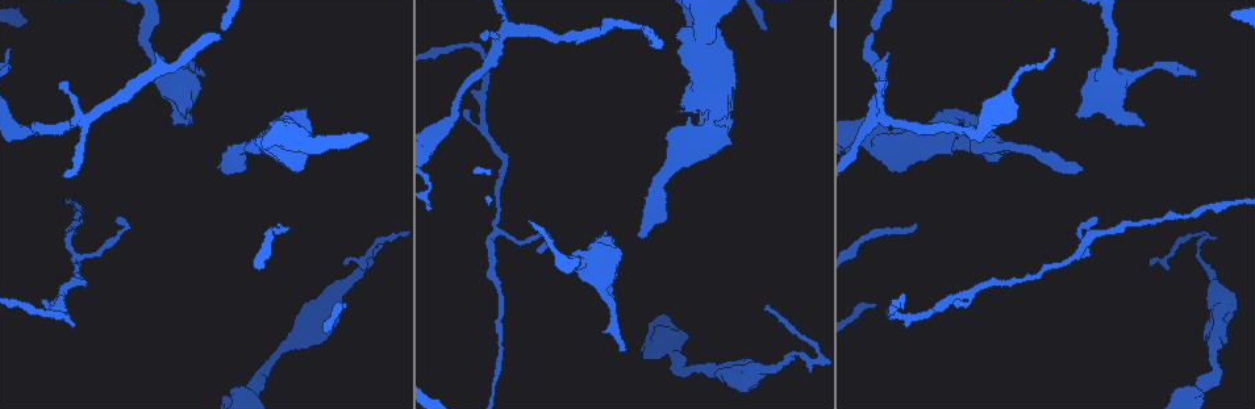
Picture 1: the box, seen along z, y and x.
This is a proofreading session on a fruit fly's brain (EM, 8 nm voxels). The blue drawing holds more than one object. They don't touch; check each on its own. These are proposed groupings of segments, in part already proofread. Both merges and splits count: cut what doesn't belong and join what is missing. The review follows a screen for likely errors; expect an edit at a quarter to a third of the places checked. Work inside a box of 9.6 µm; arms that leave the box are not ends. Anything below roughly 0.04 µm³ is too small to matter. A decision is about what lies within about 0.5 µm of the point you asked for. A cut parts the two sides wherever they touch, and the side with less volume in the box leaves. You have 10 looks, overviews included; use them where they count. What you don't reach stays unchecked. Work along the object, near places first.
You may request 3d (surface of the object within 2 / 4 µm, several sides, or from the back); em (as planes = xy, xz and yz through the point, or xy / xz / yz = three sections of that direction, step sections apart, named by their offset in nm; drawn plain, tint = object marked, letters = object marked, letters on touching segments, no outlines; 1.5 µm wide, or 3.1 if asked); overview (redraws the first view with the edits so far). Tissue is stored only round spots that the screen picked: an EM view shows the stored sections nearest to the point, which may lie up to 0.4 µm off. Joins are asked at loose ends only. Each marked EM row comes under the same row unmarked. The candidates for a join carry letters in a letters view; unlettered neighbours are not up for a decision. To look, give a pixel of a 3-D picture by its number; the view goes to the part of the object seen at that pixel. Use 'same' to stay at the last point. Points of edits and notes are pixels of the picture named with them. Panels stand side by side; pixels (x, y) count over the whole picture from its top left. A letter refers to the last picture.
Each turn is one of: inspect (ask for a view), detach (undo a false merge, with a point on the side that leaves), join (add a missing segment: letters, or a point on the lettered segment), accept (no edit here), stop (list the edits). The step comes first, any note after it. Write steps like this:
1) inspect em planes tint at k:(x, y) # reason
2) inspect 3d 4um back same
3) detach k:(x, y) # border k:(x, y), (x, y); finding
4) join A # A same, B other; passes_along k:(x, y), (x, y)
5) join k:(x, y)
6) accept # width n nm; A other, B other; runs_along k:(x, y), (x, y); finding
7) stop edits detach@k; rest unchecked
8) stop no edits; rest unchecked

inspect em planes letters at 1:(255, 138) # free end

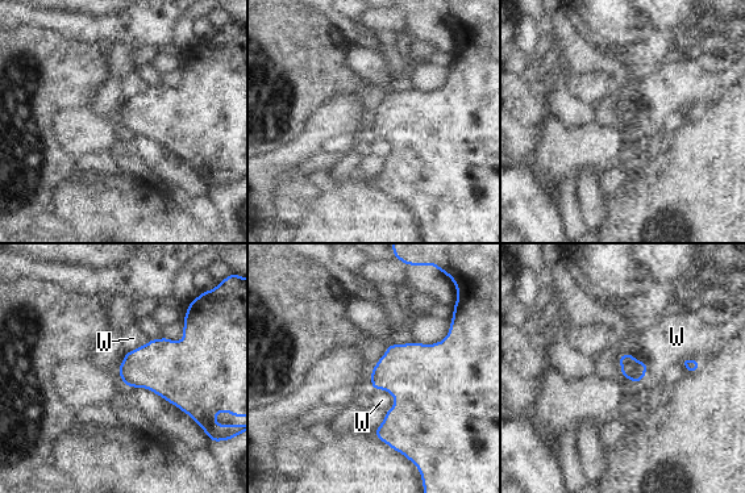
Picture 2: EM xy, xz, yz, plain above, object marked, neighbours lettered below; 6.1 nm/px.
accept # W other; border 2:(371, 388), (387, 391), (395, 404); no lettered segment goes on from it

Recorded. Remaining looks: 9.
inspect em planes letters at 1:(61, 82) # an open end

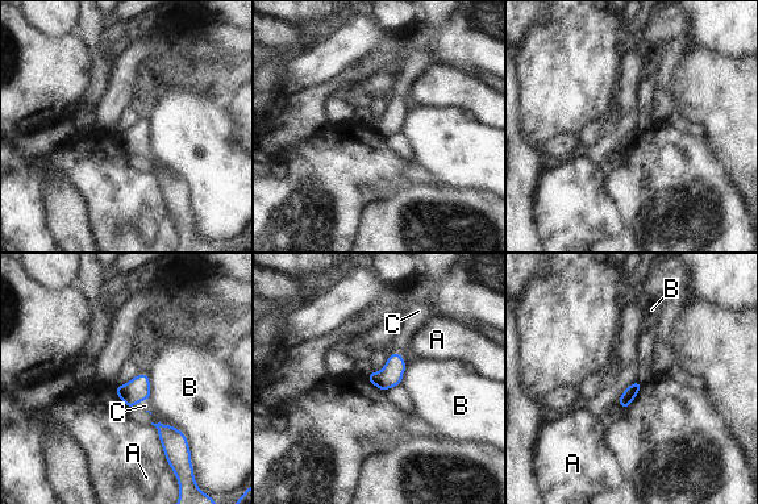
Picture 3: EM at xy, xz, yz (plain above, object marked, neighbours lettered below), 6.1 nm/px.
join C # A other, B other, C same; passes_along 3:(137, 388), (140, 400), (145, 405); the neuron continues

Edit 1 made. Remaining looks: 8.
inspect em planes letters at 1:(640, 27) # branch stops here

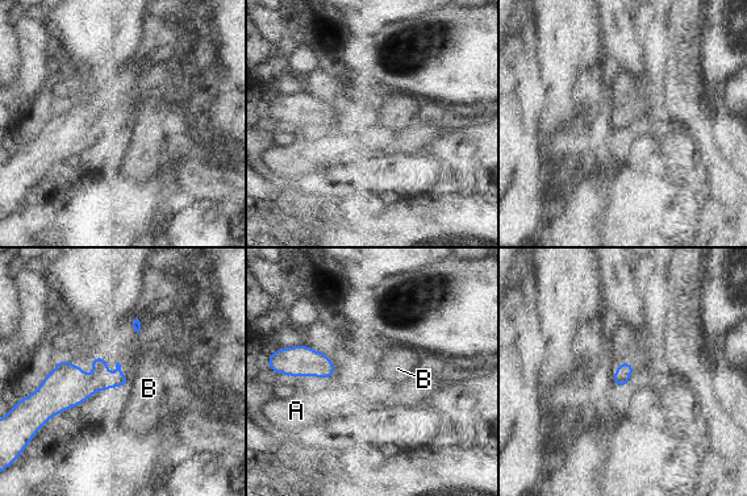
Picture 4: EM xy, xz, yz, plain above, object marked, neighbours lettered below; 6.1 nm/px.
accept # A other, B other; border 4:(129, 379), (126, 383); none of them fits

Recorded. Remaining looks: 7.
inspect em planes letters at 1:(1083, 170) # branch stops here

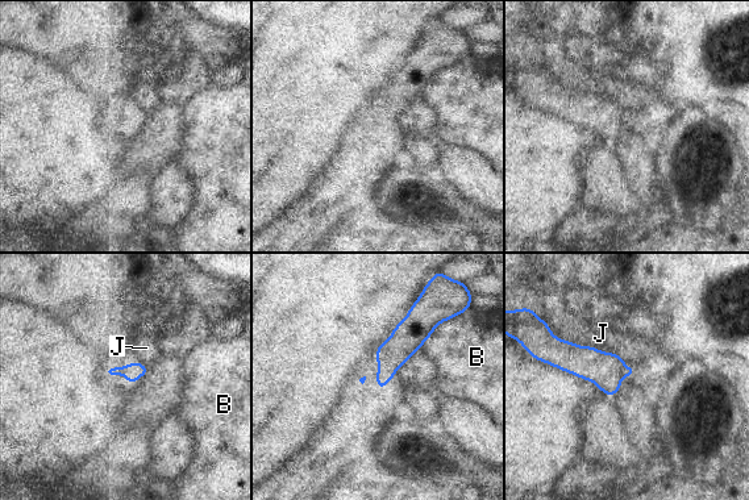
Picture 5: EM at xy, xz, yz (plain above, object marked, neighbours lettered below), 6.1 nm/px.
accept # B other, J other; border 5:(561, 338), (620, 355); no lettered segment goes on from it

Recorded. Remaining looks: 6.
stop edits join@3; rest unchecked

